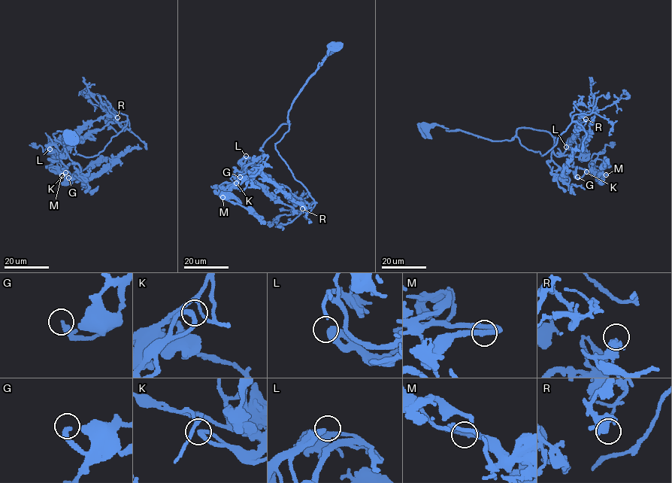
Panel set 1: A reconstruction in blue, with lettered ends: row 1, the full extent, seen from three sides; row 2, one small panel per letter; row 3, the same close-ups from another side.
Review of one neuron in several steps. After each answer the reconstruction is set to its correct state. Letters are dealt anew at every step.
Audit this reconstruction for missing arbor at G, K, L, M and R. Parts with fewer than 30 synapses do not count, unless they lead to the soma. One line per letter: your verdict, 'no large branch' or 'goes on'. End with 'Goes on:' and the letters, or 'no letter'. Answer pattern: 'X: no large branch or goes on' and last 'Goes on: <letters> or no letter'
G: no large branch
K: no large branch
L: no large branch
M: no large branch
R: no large branch
Goes on: no letter

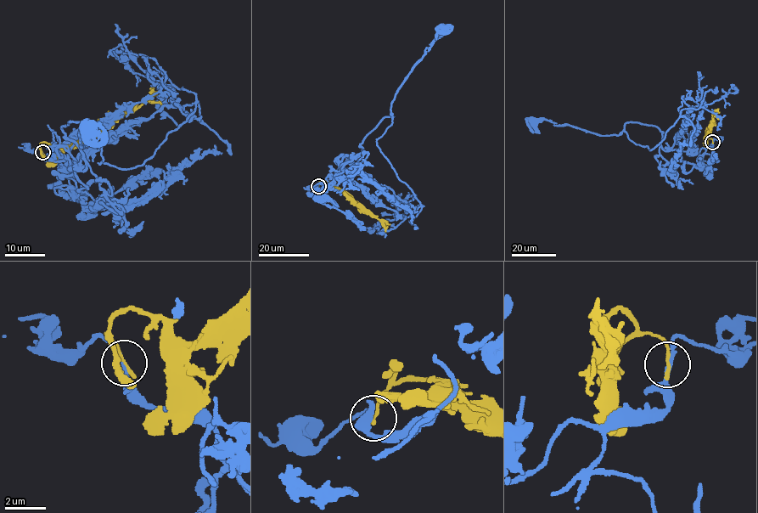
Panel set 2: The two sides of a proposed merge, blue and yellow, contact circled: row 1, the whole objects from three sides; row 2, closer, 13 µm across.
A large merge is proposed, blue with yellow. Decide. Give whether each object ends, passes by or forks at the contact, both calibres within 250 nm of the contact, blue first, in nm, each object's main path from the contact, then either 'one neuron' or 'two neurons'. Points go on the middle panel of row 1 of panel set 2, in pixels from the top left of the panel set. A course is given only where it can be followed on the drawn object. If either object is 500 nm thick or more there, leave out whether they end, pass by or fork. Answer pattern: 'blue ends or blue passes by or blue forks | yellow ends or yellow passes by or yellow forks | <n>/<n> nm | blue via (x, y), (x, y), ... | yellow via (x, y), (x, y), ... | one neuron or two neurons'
blue passes by | yellow ends | 180/190 nm | blue via (318, 186), (363, 150), (363, 138), (392, 116), (398, 87), (442, 30) | yellow via (318, 186), (322, 182), (328, 182), (356, 204), (385, 221), (385, 229) | one neuron

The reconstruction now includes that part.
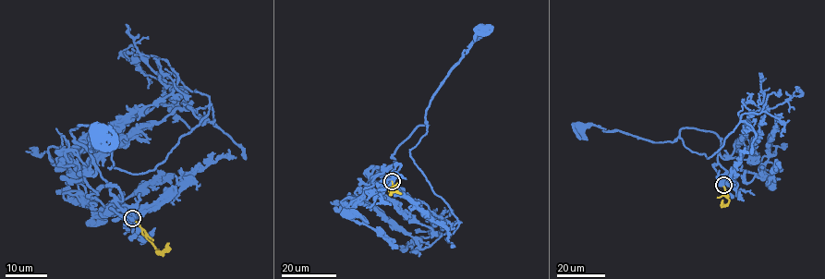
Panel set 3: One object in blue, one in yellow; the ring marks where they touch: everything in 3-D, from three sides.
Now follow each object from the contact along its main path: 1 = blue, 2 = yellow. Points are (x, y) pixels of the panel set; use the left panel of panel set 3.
1: (133, 218), (70, 132), (93, 126), (100, 139), (91, 151), (92, 127), (100, 134)
2: (133, 218), (158, 252), (168, 243)

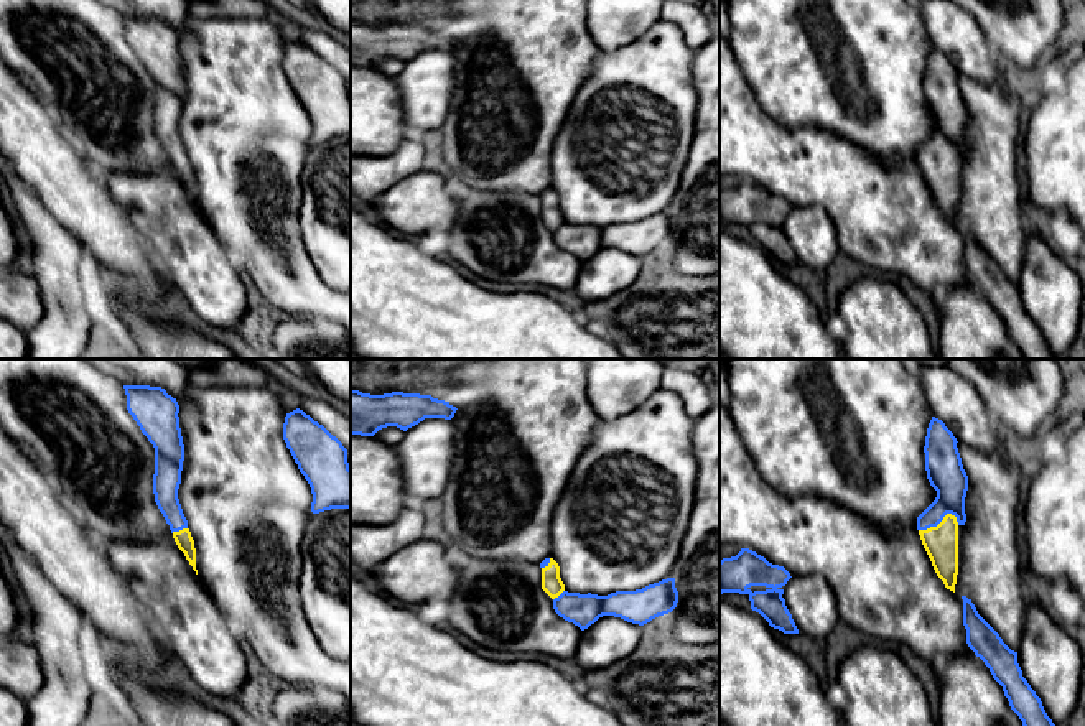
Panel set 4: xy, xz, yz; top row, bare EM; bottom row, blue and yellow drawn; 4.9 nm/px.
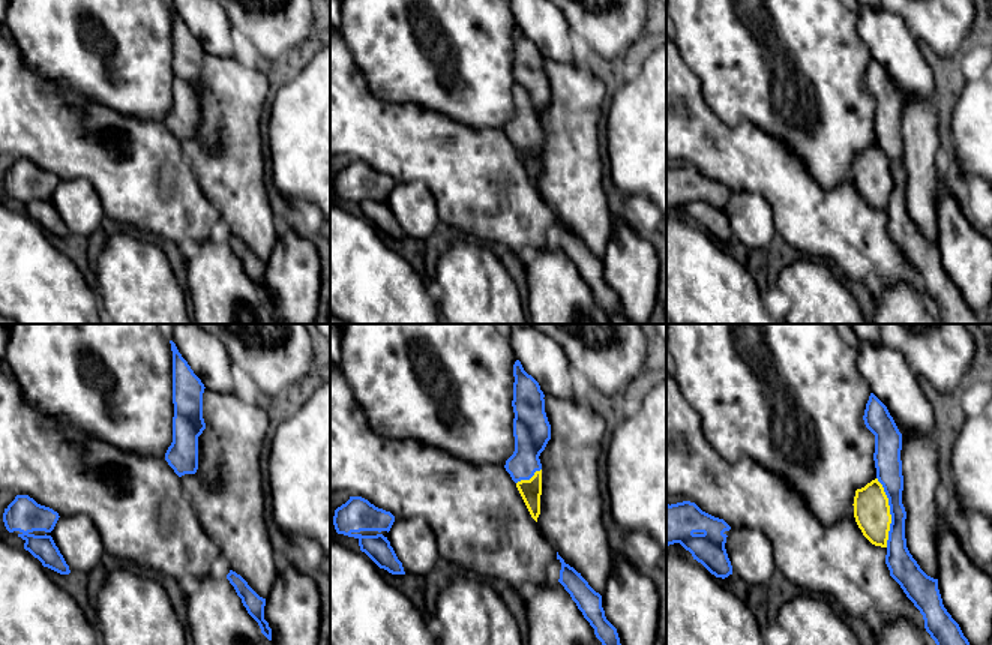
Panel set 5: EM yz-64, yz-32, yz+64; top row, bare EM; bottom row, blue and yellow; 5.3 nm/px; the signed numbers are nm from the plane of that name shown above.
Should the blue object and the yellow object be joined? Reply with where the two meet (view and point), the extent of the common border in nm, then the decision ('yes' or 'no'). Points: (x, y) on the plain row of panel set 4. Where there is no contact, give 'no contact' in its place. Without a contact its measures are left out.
yz (939, 153) | 200 nm | yes

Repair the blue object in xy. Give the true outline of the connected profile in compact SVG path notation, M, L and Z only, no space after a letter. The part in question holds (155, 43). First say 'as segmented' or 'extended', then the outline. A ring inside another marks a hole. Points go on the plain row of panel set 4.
extended; M123 16L127 41L155 79L153 125L178 179L196 201L196 179L183 145L178 120L184 92L179 36L161 18Z

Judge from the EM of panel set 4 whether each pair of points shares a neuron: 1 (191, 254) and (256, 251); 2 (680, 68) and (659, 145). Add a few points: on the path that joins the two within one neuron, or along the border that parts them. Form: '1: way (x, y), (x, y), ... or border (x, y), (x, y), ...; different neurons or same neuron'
1: border (206, 219), (229, 260), (244, 275); different neurons
2: way (661, 88), (659, 125); same neuron

